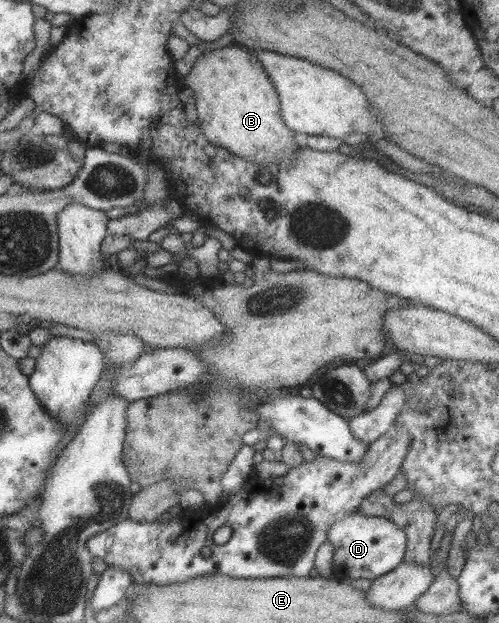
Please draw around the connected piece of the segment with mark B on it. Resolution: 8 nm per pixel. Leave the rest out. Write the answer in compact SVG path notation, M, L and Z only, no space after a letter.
M236 44L204 52L193 62L190 71L183 77L194 98L200 130L214 147L223 147L230 155L240 159L254 160L258 164L280 164L290 159L298 150L294 131L288 129L280 117L278 93L264 72L255 52L245 52Z

